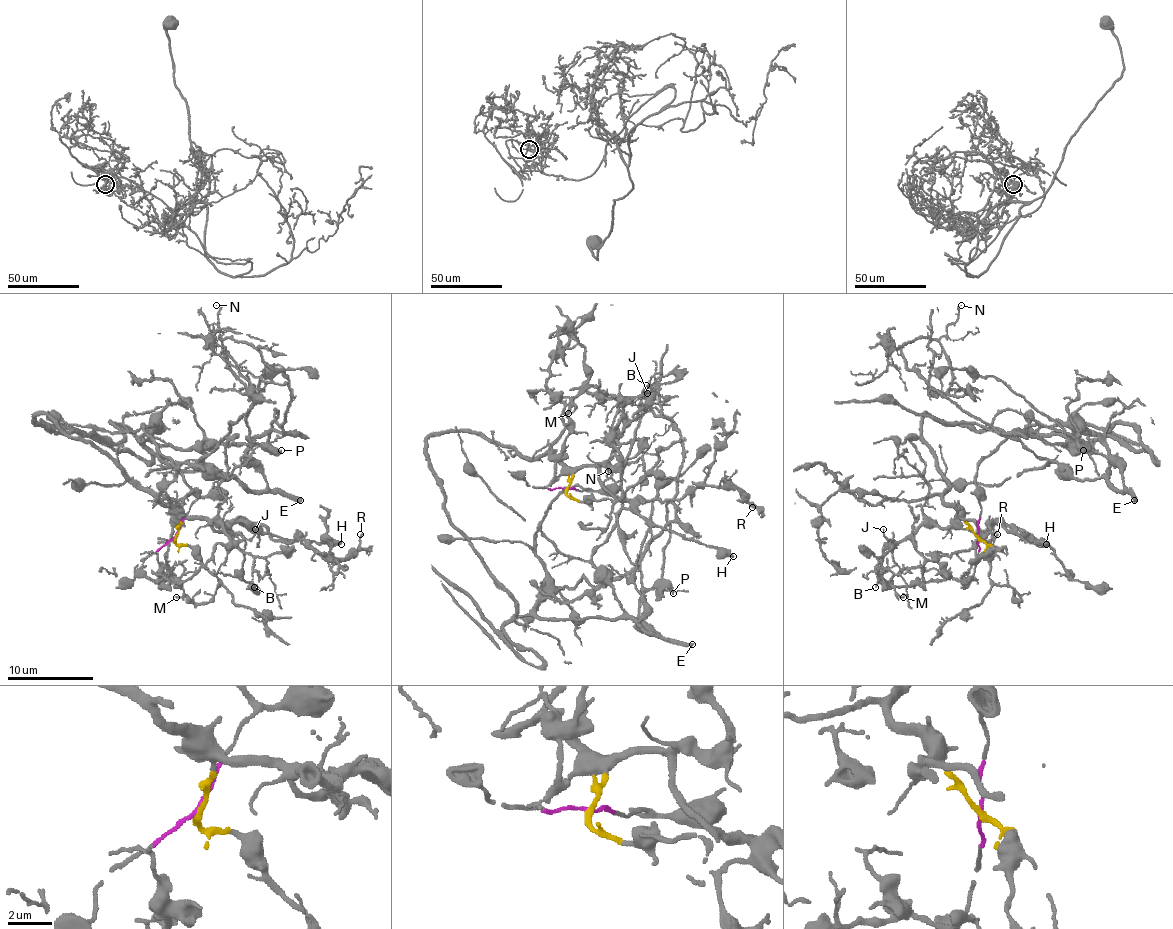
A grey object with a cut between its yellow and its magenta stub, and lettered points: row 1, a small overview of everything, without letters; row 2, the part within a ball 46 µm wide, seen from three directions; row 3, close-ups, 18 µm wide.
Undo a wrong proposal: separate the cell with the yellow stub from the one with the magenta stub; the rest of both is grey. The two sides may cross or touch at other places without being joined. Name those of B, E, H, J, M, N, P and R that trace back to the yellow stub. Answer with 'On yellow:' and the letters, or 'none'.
On yellow: B, H, J, M, R

